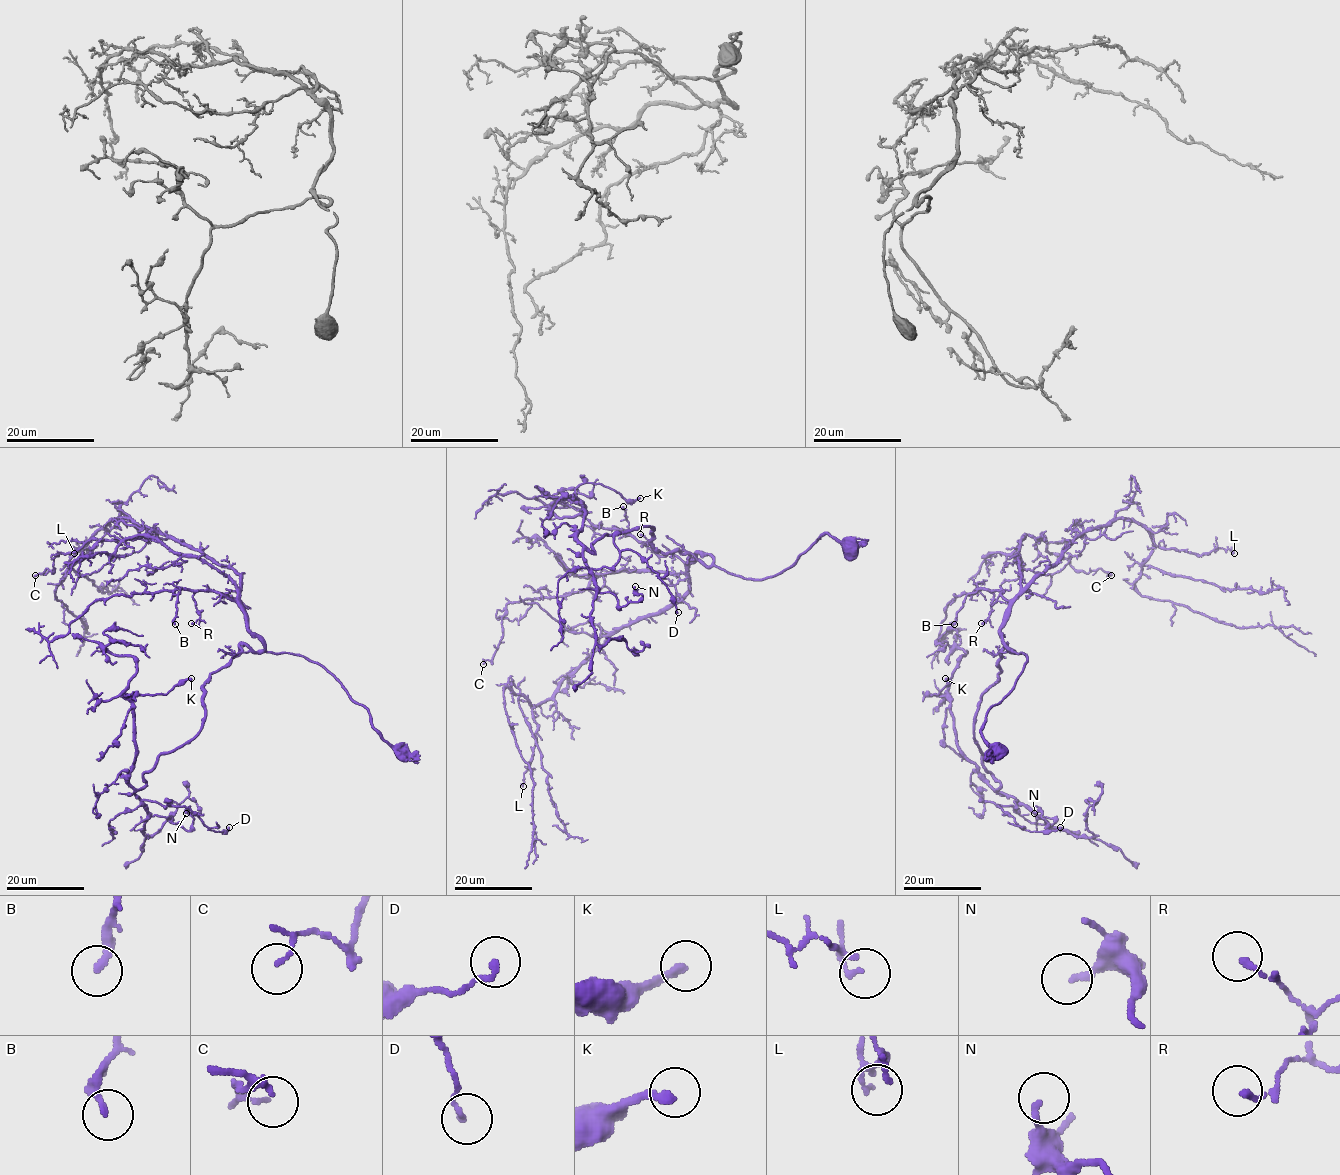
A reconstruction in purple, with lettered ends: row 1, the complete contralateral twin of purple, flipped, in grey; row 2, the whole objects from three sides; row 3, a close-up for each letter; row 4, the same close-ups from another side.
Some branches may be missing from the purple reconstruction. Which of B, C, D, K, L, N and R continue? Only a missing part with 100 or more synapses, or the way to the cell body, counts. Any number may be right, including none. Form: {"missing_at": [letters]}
{"missing_at": []}

